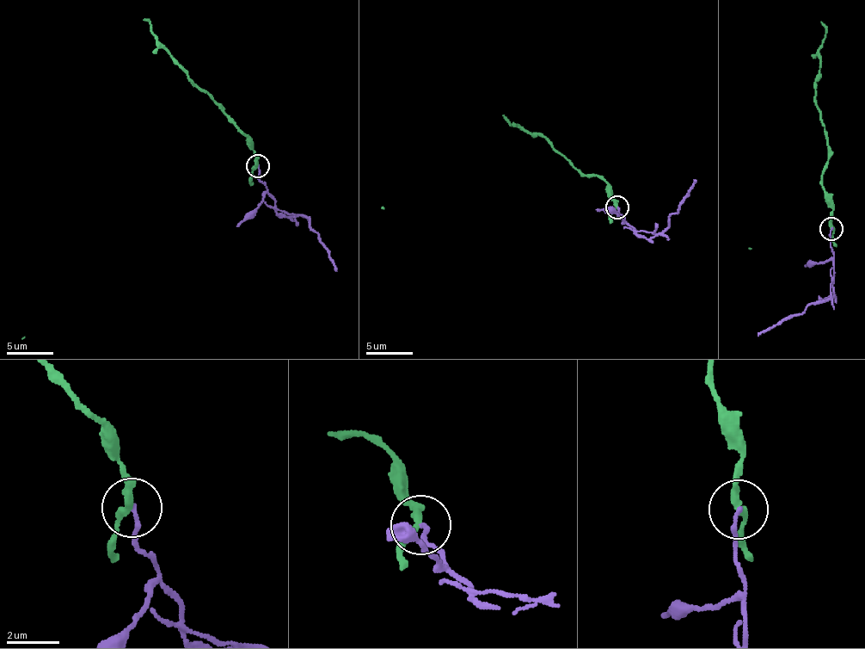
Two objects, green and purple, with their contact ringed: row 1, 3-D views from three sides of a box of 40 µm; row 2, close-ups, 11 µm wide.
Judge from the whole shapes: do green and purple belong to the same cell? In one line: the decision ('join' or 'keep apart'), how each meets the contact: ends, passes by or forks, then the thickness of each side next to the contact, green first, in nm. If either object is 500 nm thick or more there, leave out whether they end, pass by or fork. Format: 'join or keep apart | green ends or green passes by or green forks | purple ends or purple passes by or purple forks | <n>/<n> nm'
keep apart | green passes by | purple ends | 240/160 nm

